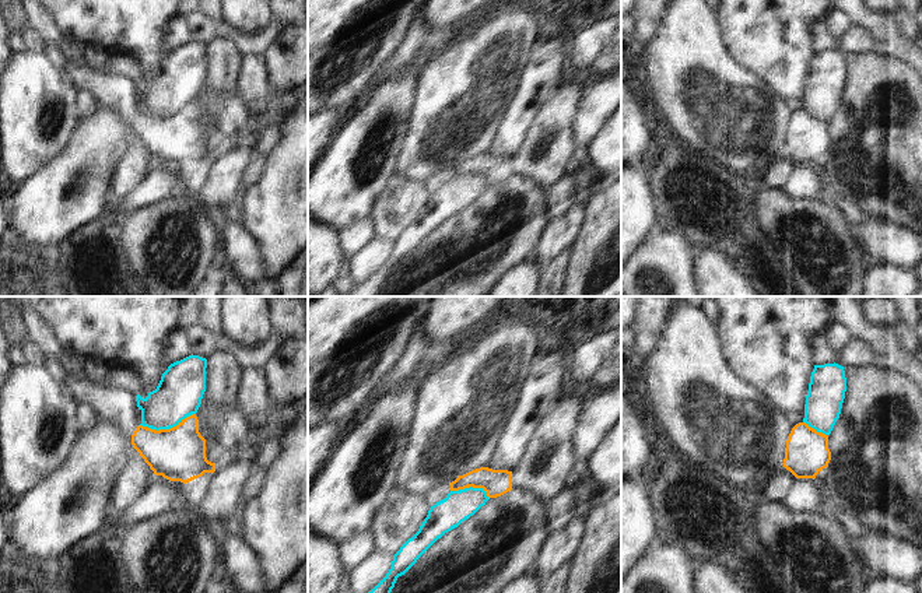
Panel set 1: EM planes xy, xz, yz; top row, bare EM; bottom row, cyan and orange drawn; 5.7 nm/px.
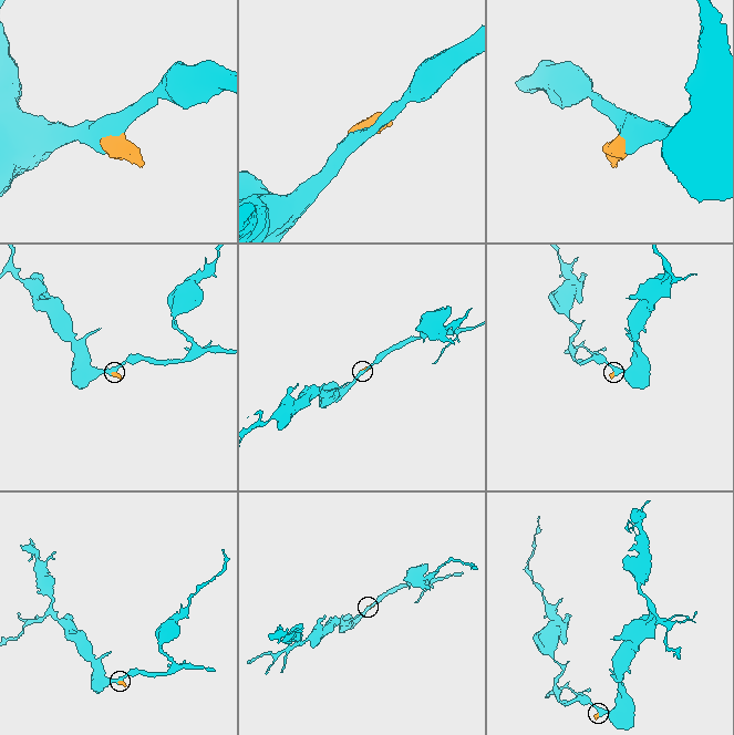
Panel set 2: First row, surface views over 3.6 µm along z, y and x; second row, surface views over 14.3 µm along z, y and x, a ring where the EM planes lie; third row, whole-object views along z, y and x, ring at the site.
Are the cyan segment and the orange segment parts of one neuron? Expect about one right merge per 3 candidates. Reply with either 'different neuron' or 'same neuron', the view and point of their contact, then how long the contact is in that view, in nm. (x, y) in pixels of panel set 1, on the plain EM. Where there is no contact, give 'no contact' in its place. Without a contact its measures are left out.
different neuron; contact xy (167, 115); length 320 nm

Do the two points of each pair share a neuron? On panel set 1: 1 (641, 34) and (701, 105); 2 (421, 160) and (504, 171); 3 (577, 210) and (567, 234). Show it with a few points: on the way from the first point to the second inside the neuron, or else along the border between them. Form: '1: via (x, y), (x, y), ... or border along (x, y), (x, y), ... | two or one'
1: border along (663, 14), (652, 38), (635, 51) | two
2: border along (458, 161), (454, 167), (437, 171), (427, 179) | two
3: via (574, 216), (567, 228) | one

